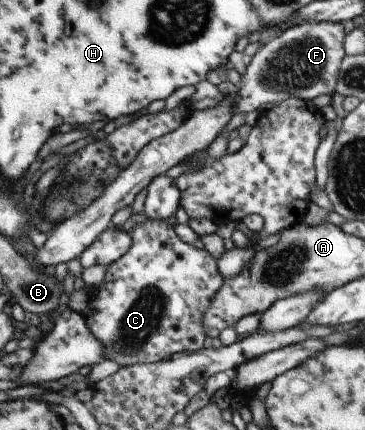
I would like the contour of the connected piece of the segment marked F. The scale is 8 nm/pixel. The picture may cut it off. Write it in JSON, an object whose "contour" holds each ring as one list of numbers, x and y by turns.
{"contour":[[304,21,262,45,248,61,245,74,237,86,234,115,288,101,292,97,315,100,321,95,333,95,339,82,340,69,347,55,342,22]]}

